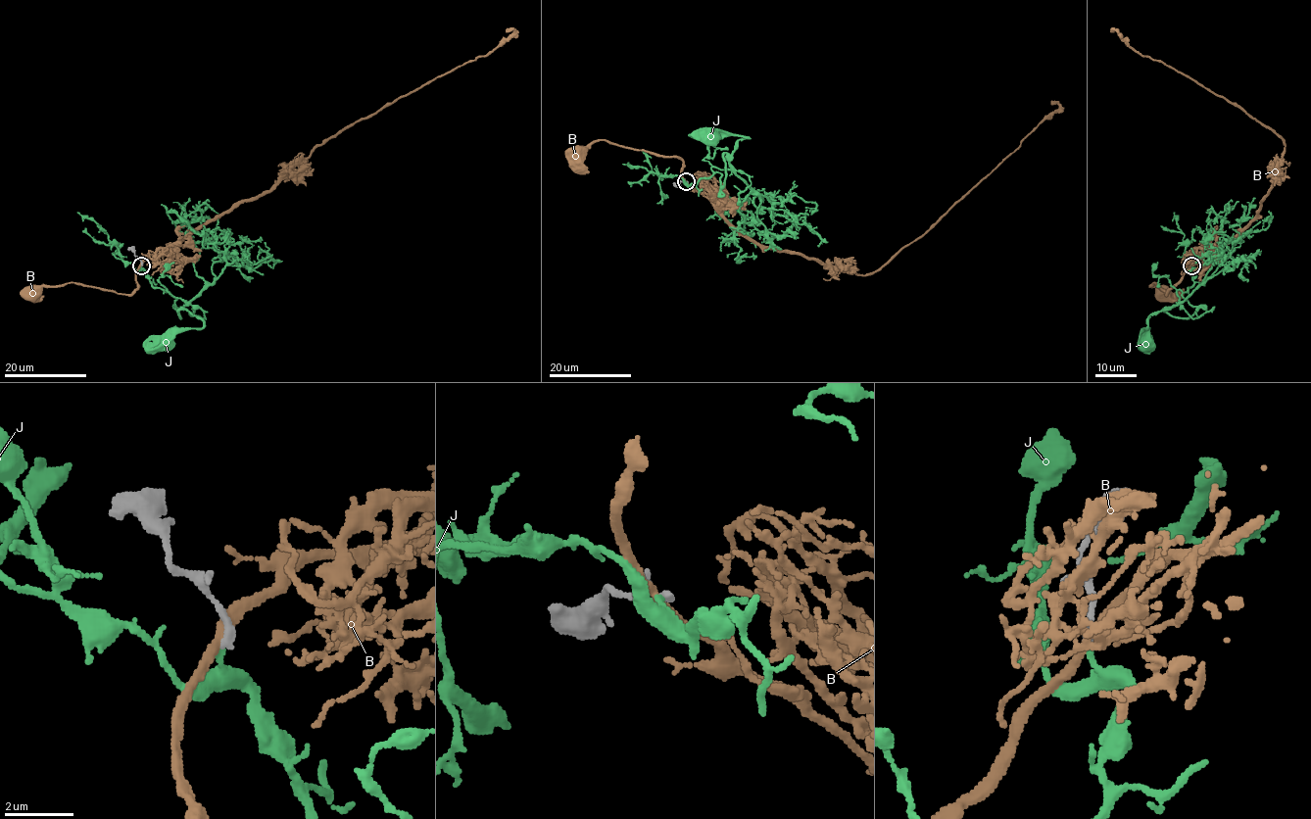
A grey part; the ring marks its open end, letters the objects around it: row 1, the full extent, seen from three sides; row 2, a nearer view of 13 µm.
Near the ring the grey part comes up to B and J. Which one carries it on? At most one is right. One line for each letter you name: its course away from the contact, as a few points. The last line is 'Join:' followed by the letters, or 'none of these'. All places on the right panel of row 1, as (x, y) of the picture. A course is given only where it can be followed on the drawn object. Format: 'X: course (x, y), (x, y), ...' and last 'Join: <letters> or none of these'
Join: none of these

